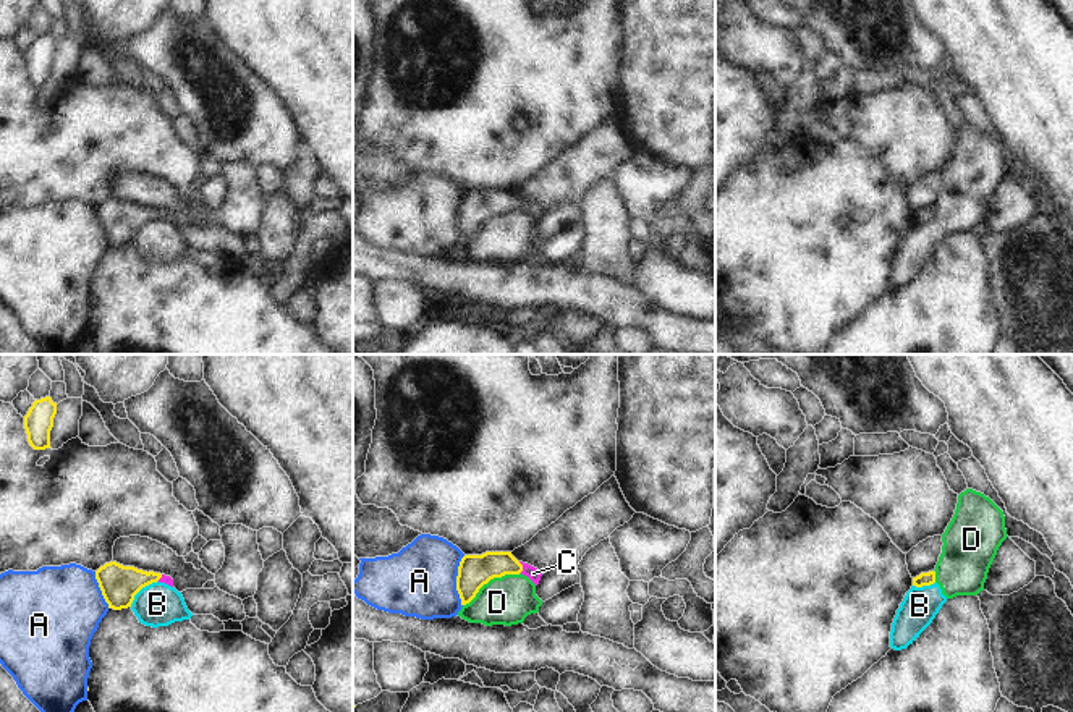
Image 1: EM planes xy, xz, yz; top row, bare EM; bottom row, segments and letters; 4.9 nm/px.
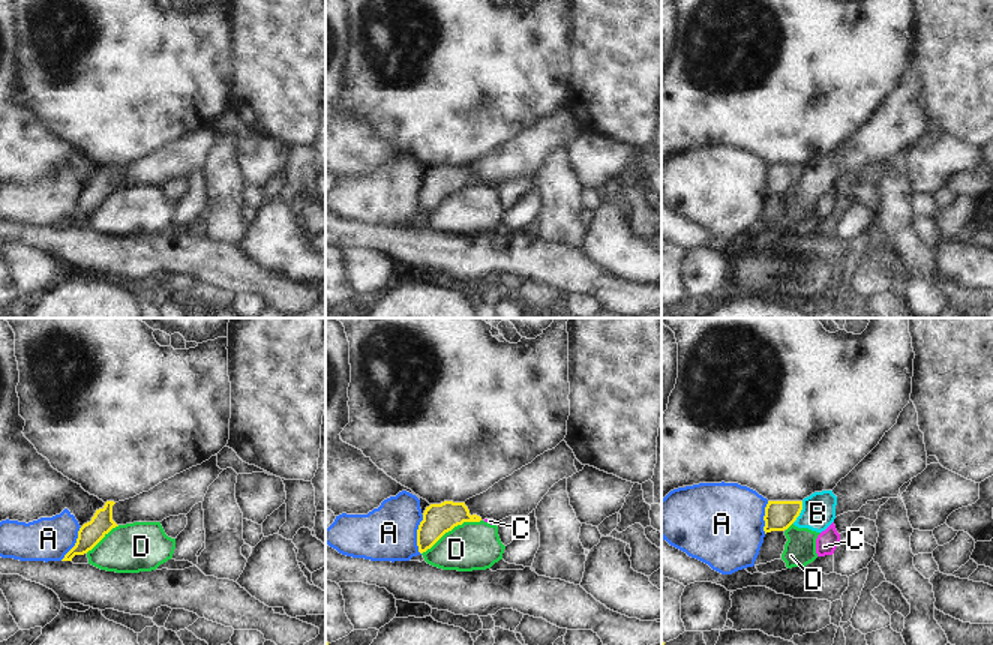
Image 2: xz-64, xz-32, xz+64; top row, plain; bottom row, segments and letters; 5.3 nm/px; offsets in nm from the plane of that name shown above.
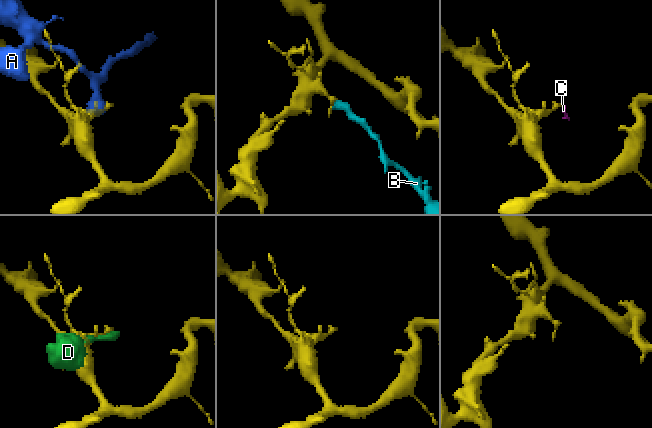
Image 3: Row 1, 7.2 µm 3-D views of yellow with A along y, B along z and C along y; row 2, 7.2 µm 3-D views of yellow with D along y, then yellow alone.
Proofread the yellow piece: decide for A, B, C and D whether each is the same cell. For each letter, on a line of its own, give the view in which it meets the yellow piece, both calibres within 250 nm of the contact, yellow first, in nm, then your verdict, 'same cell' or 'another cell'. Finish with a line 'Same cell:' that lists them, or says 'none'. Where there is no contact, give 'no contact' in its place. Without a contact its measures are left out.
A: meets yellow in xz; 160 nm thick on the yellow side, 360 nm on the other; another cell
B: meets yellow in xy; 190 nm thick on the yellow side, 220 nm on the other; another cell
C: meets yellow in xz; 160 nm thick on the yellow side, 70 nm on the other; same cell
D: meets yellow in xz; 160 nm thick on the yellow side, 240 nm on the other; another cell
Same cell: C

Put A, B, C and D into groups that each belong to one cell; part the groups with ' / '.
A / B D / C

